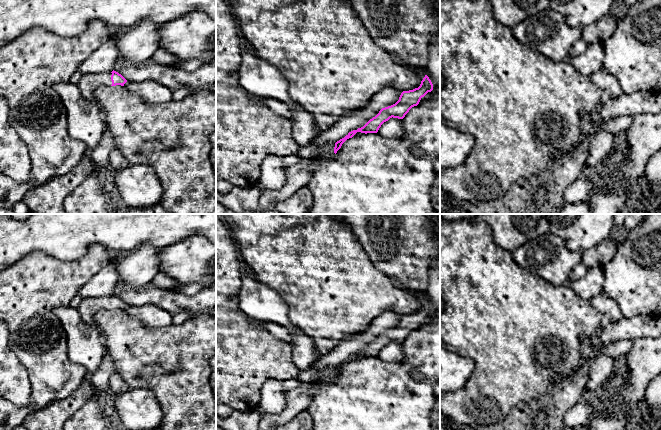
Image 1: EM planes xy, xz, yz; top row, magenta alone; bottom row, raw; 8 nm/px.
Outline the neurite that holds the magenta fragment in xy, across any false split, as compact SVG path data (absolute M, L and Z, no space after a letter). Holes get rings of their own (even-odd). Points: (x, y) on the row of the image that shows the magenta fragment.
M113 70L112 72L82 75L81 79L76 85L80 93L86 99L95 101L94 90L97 87L100 87L102 85L124 86L126 82L127 80L121 74Z

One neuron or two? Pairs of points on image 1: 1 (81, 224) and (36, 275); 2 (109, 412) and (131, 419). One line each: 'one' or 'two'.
1: two
2: two

